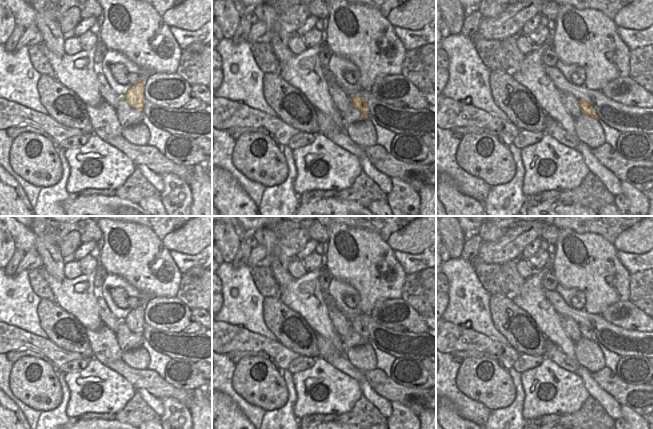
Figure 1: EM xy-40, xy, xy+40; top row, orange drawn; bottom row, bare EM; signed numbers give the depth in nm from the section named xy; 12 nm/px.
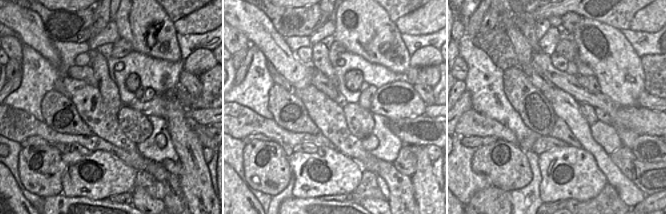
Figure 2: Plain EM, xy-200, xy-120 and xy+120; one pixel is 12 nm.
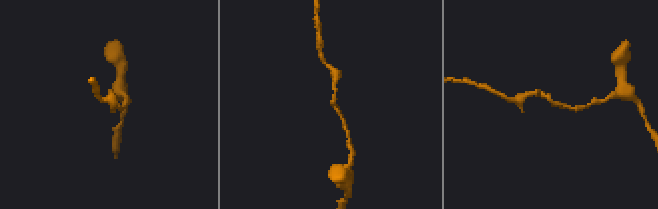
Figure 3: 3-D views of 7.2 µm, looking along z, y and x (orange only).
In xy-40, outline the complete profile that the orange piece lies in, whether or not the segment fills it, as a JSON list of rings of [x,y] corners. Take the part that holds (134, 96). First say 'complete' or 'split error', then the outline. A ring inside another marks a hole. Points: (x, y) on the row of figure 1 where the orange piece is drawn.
split error; [[[140,78],[127,90],[124,96],[119,98],[115,112],[122,128],[136,125],[142,121],[143,104],[145,102],[144,90],[145,80]]]

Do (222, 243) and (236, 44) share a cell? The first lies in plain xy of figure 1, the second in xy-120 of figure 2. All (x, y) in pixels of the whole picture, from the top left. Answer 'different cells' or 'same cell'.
same cell

